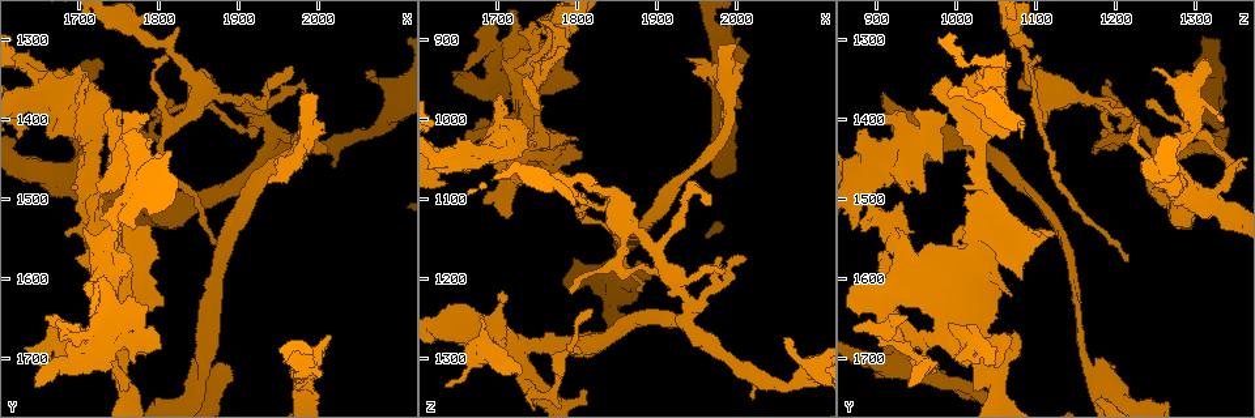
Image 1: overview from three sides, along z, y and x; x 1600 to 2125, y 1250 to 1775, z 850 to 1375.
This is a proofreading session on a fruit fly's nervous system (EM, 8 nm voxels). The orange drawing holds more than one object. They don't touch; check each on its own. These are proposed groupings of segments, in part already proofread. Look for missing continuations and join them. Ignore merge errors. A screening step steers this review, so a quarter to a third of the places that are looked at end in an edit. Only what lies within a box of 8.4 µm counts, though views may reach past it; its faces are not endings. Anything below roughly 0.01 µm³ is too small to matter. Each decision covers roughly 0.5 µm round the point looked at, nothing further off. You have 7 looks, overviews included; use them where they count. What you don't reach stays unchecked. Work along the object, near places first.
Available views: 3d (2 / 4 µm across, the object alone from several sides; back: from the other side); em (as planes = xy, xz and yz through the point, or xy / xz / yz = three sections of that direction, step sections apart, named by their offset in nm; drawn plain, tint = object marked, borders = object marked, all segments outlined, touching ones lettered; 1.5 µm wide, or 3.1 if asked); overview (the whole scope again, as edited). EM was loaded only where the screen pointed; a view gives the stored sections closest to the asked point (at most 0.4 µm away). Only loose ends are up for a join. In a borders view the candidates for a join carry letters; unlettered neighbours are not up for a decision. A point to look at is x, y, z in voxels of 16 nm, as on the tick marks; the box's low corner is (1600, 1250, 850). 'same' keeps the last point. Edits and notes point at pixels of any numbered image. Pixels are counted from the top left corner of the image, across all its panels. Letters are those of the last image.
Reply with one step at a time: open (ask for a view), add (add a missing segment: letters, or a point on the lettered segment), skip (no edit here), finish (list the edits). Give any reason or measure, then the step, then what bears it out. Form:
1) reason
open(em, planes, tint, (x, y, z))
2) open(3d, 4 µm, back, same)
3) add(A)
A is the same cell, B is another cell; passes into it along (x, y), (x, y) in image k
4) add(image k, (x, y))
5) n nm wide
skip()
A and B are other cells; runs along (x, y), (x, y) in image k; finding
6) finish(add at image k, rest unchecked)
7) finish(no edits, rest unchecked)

branch stops here
open(em, planes, borders, (1735, 1335, 1315))

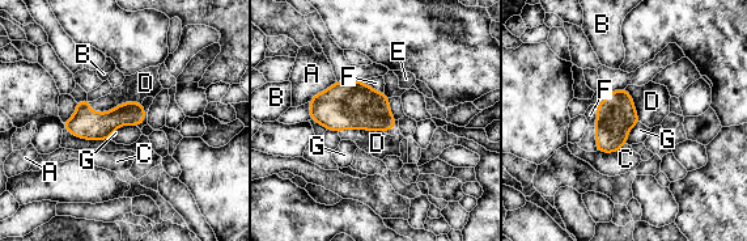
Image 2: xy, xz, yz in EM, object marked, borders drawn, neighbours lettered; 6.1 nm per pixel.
add(D)
D is the same cell, A, B, C, E, F and G are other cells; the neuron continues

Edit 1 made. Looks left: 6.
open(overview)

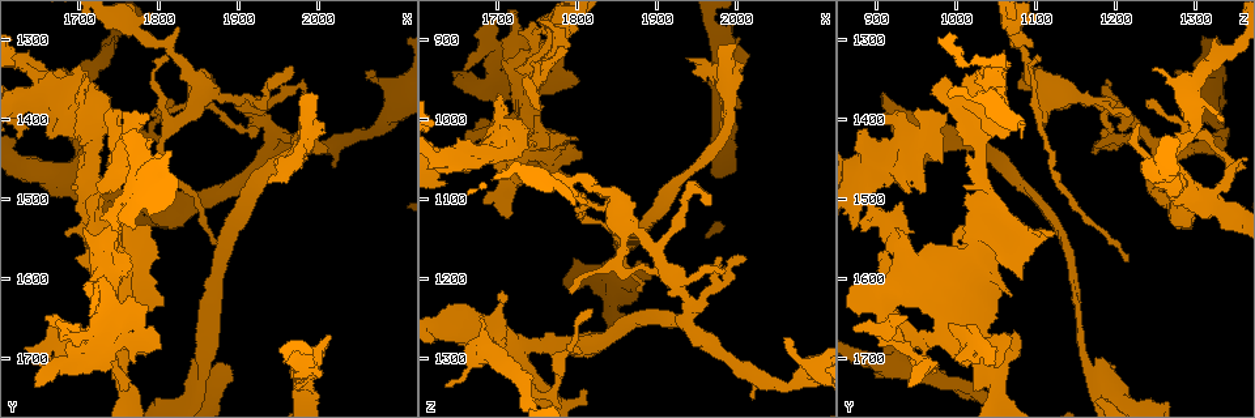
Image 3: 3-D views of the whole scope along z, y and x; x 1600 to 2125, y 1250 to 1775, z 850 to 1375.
free end
open(em, planes, borders, (1995, 1370, 910))

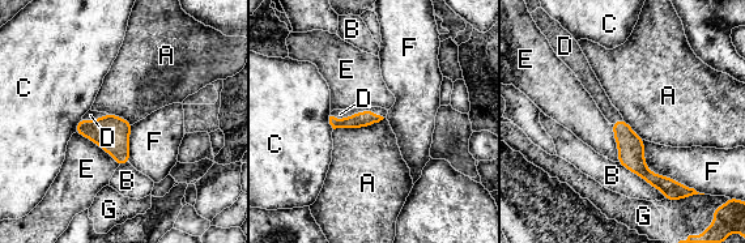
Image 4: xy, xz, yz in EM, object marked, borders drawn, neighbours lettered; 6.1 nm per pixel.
F touches over 420 nm
add(D)
D is the same cell, A, B, C, E, F and G are other cells; passes into it along (362, 119), (357, 114), (340, 114) in image 4; it goes on there

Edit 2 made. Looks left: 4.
redraw
open(overview)

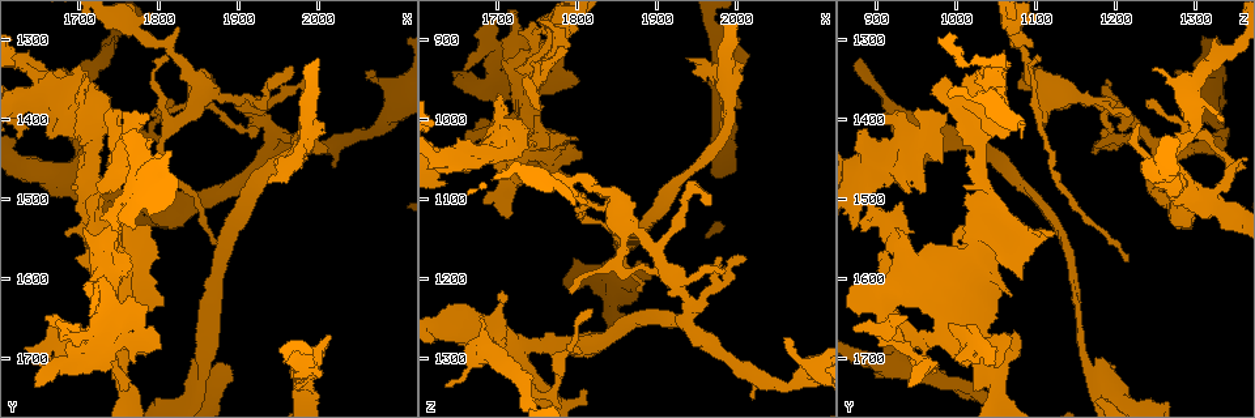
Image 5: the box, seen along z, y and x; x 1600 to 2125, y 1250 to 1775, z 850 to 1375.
free end
open(em, planes, plain, (2015, 1675, 920))

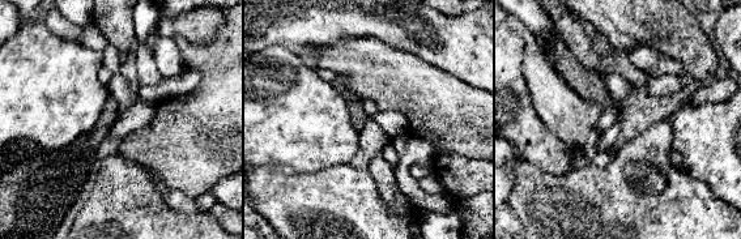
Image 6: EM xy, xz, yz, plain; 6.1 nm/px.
open(em, planes, tint, same)

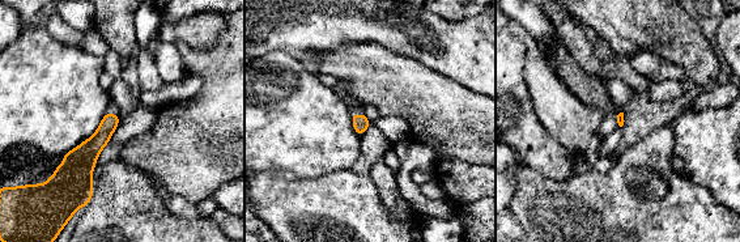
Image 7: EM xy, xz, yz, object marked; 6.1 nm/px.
what lies round it
open(em, planes, borders, same)

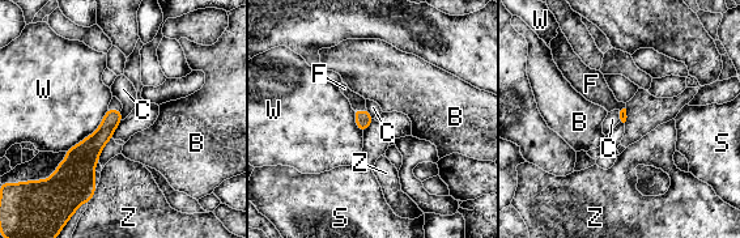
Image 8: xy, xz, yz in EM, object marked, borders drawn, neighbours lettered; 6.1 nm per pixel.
add(F)
F is the same cell, B, C, S, W and Z are other cells; the neuron continues

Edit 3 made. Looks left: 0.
finish(add at image 2, add at image 4, add at image 8, rest unchecked)

